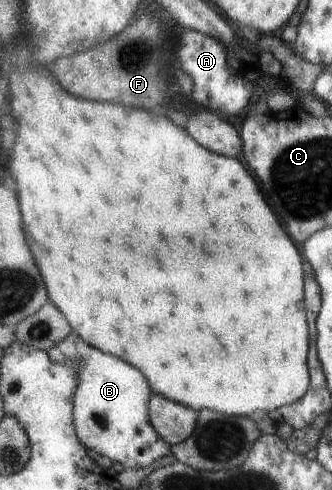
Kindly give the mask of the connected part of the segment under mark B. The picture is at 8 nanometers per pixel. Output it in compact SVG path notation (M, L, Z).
M77 332L70 334L68 338L54 346L48 355L55 362L72 362L79 367L77 370L79 386L74 400L75 426L79 440L90 453L105 455L112 461L120 462L123 467L130 467L130 469L148 467L148 465L156 463L158 459L172 453L171 445L154 429L153 423L150 421L149 403L153 397L153 388L148 385L146 377L136 367L90 345Z

